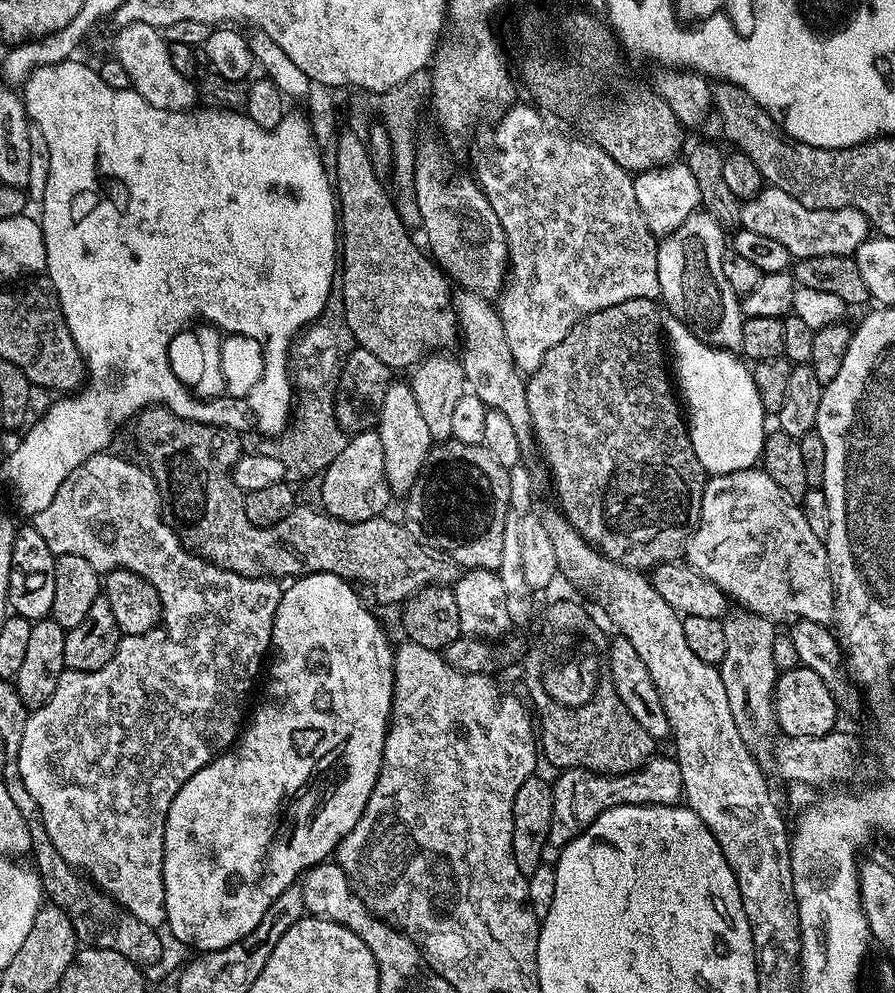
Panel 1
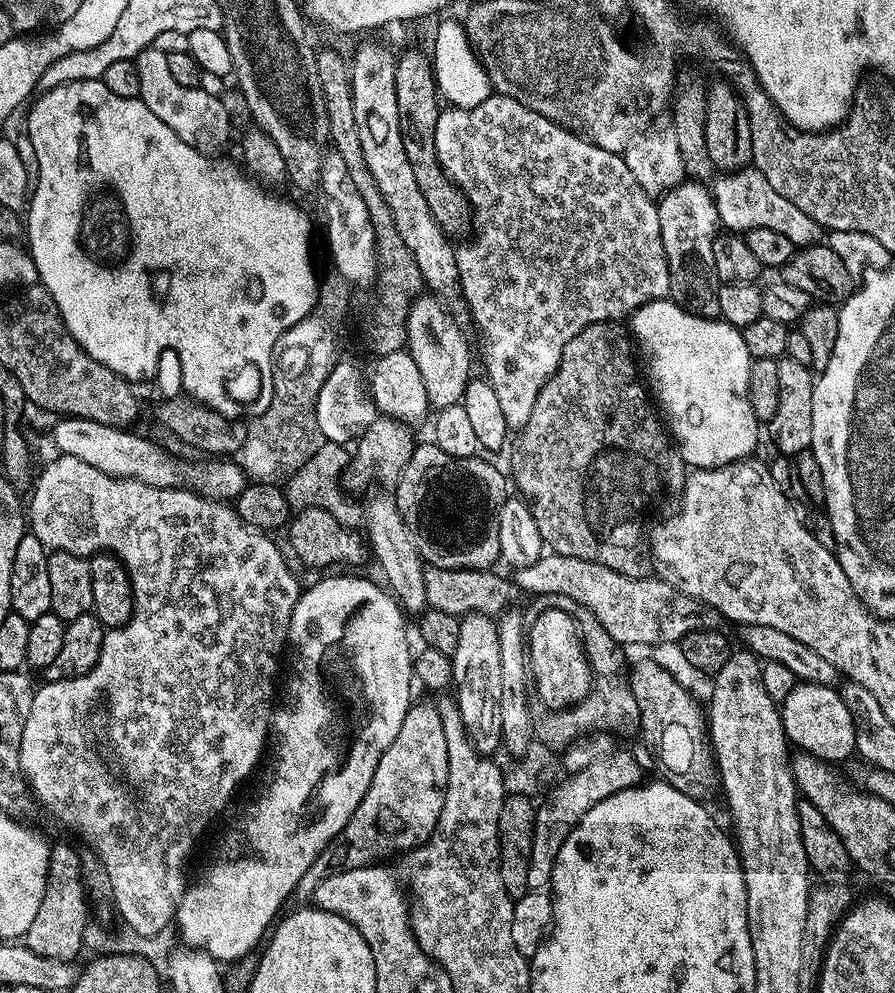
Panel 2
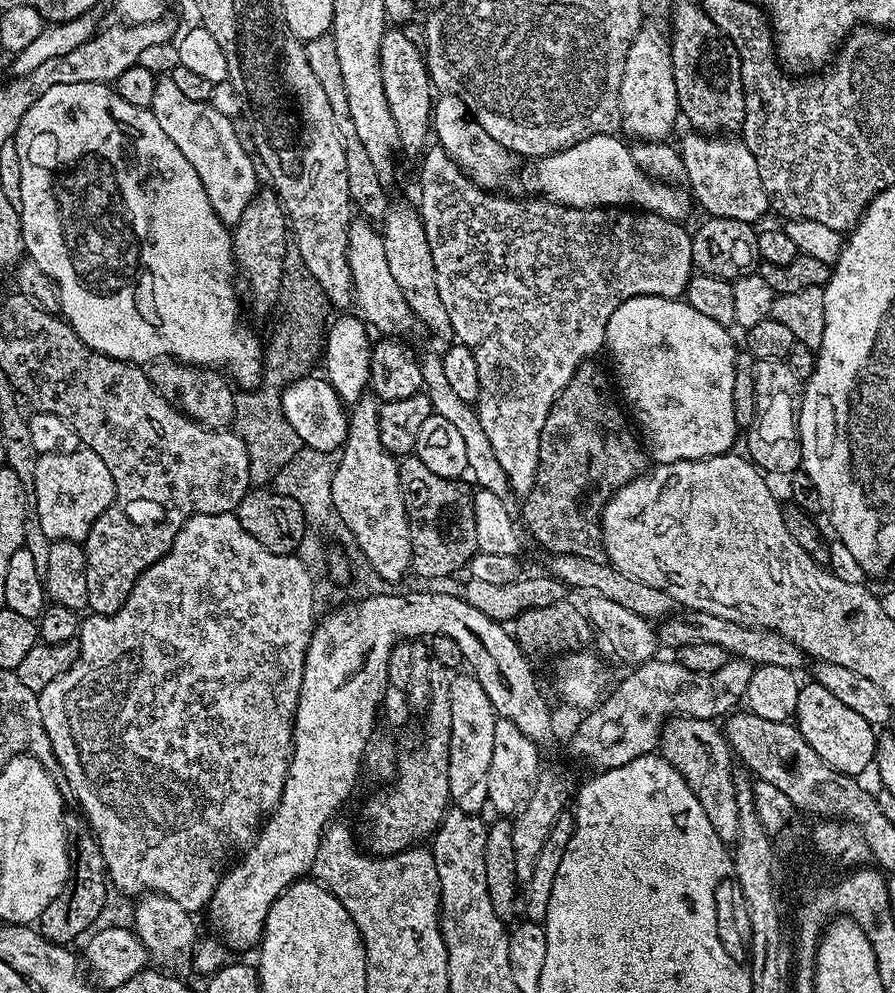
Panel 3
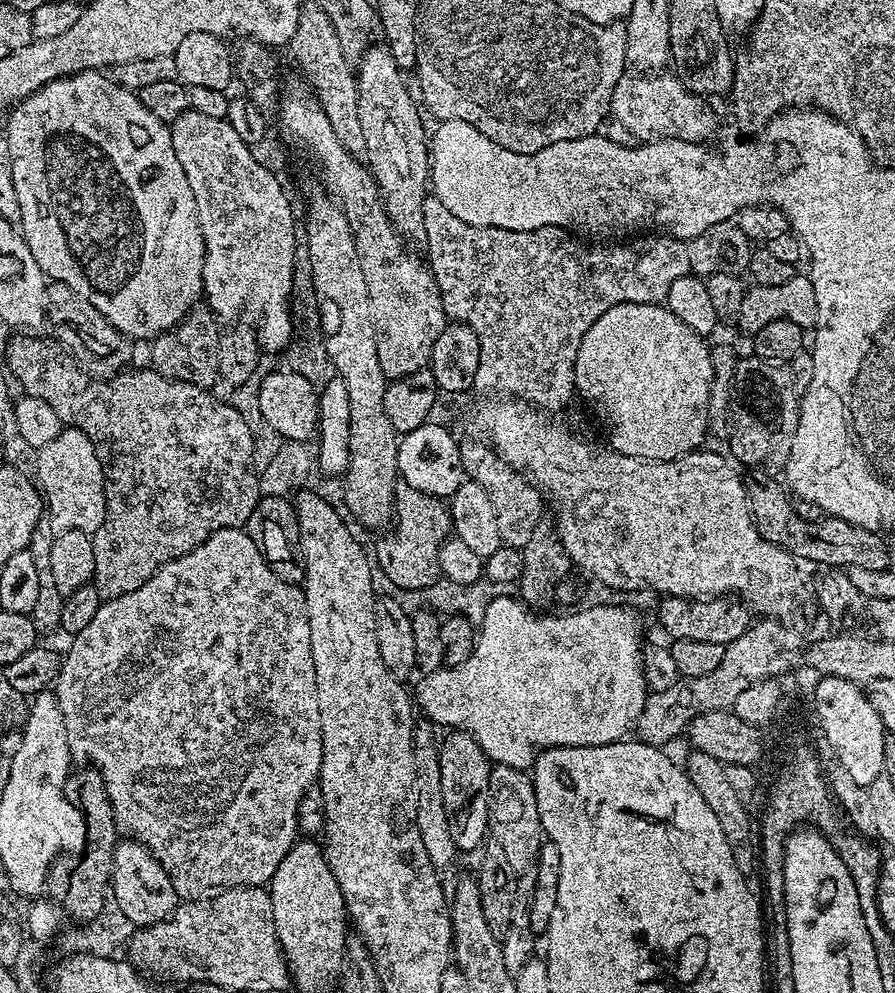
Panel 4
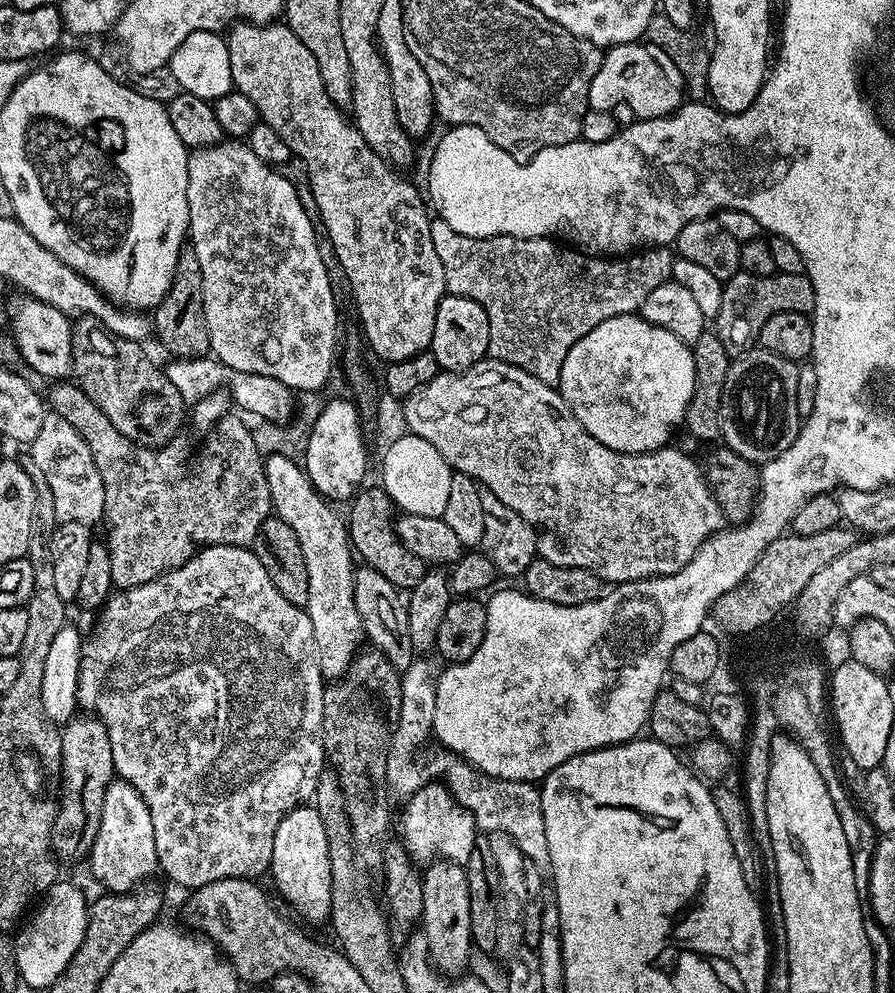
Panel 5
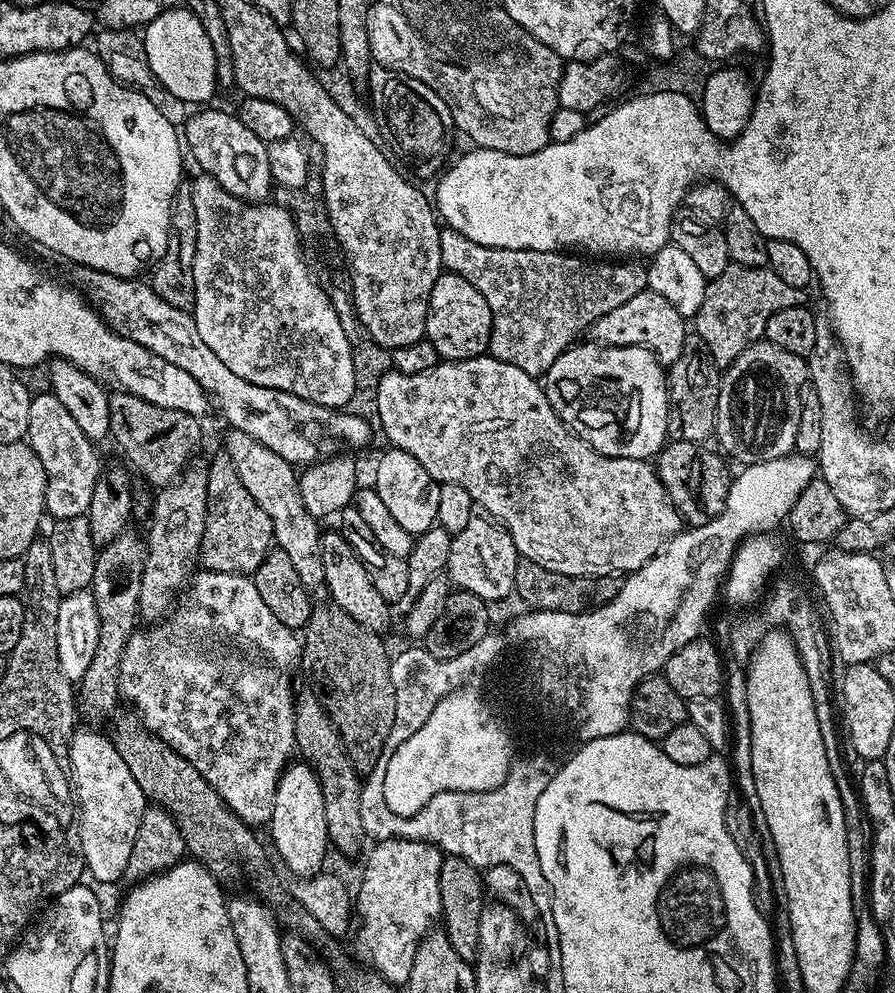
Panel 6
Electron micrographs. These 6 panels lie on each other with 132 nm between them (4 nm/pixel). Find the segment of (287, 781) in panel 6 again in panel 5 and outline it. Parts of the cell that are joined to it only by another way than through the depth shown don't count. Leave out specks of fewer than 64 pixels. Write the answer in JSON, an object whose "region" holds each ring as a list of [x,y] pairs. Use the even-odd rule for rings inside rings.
{"region":[[[301,806],[290,810],[278,824],[274,833],[274,854],[270,877],[276,883],[280,896],[301,916],[312,924],[320,924],[331,914],[331,864],[330,847],[326,829],[315,807]]]}

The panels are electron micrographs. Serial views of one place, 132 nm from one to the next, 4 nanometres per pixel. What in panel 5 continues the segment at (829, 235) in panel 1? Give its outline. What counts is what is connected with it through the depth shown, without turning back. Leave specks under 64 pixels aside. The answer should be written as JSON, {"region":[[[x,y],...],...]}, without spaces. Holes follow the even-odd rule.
{"region":[[[636,41],[612,45],[604,52],[602,66],[590,84],[588,105],[591,111],[612,112],[624,102],[637,119],[648,119],[671,115],[685,98],[684,79],[678,66],[653,44]]]}

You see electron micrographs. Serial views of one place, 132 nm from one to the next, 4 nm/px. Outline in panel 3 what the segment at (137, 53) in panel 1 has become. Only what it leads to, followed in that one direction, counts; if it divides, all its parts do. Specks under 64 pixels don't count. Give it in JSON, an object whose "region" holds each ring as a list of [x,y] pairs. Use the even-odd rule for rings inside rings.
{"region":[[[168,74],[157,79],[150,111],[154,118],[158,118],[158,126],[162,126],[166,138],[170,138],[170,142],[182,150],[186,162],[190,162],[198,178],[202,178],[206,198],[210,198],[210,206],[214,206],[220,221],[229,226],[236,225],[246,206],[250,205],[258,193],[258,164],[241,149],[237,135],[234,134],[233,117],[222,114],[209,101],[193,102],[191,98],[186,98],[186,94],[174,86],[171,75]]]}

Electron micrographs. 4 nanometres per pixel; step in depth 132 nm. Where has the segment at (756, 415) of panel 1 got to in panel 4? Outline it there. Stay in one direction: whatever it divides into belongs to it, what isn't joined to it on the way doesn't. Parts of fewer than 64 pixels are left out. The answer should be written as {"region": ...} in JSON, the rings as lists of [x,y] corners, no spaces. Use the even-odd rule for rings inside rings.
{"region":[[[619,304],[606,310],[606,314],[602,314],[602,318],[598,318],[598,322],[594,322],[594,326],[590,326],[590,330],[586,330],[586,338],[582,338],[582,346],[578,346],[576,392],[579,399],[581,396],[592,407],[593,414],[600,419],[600,424],[604,427],[605,434],[608,435],[609,442],[607,441],[607,443],[615,451],[639,460],[673,460],[686,455],[687,452],[697,451],[703,445],[700,443],[703,442],[704,436],[709,435],[708,407],[712,389],[712,348],[708,343],[709,341],[705,337],[690,330],[690,326],[686,326],[686,322],[679,320],[672,311],[660,304]]]}

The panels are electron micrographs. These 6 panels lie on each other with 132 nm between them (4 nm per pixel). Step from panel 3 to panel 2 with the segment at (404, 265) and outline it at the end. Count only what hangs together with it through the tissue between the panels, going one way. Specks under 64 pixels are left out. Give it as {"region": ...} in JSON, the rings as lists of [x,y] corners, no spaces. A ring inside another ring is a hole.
{"region":[[[421,294],[412,301],[408,311],[406,351],[414,358],[418,374],[422,374],[429,405],[436,410],[461,403],[464,390],[473,375],[472,352],[468,349],[468,340],[459,322],[448,313],[444,304],[447,303],[435,295]]]}

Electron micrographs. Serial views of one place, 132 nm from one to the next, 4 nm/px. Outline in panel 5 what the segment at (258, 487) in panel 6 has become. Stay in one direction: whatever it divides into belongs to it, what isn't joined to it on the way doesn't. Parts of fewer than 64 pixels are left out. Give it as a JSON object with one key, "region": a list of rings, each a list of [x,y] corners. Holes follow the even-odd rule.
{"region":[[[270,456],[264,461],[264,474],[270,498],[272,499],[272,512],[282,518],[298,534],[298,542],[302,546],[302,558],[306,558],[306,574],[310,578],[310,594],[306,611],[312,629],[314,630],[314,642],[316,643],[316,653],[320,659],[320,673],[325,678],[339,678],[348,671],[352,661],[356,659],[361,651],[362,637],[365,635],[363,622],[361,622],[358,609],[354,600],[355,571],[354,552],[350,547],[348,538],[347,523],[335,512],[333,505],[320,495],[320,491],[314,487],[312,480],[308,477],[307,471],[297,461],[290,456]]]}

